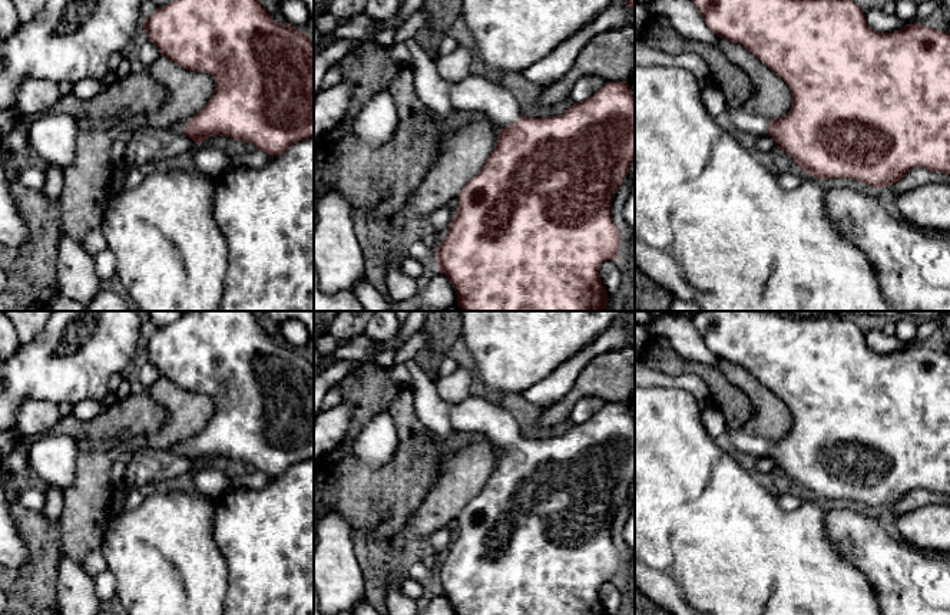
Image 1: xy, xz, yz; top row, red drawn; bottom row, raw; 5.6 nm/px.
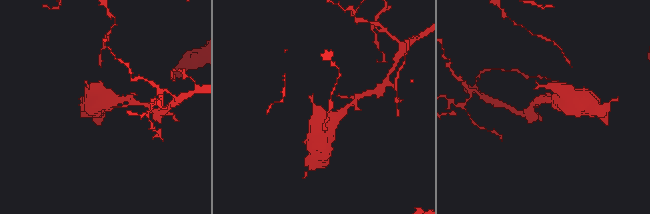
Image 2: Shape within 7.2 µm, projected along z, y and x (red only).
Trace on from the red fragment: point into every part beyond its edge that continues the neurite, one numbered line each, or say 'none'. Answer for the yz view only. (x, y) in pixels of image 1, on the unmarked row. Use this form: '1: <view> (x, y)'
1: yz (745, 442)

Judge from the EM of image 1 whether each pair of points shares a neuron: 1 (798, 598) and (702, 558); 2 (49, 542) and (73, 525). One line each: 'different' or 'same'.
1: same
2: different

